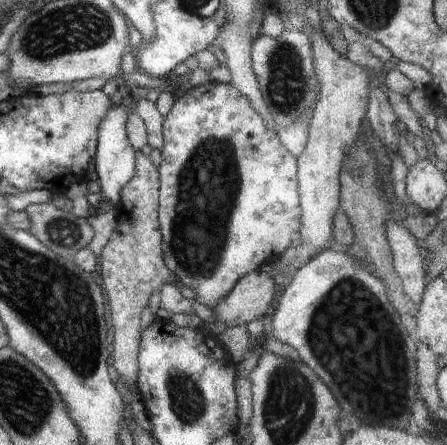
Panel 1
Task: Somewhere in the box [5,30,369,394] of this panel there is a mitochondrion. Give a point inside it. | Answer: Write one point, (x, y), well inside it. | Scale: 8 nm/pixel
(207, 186)

